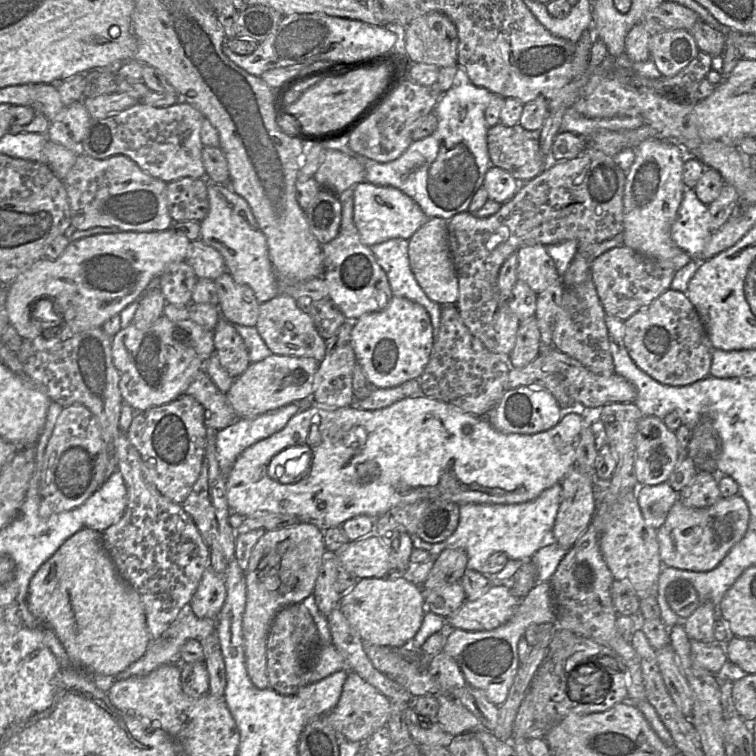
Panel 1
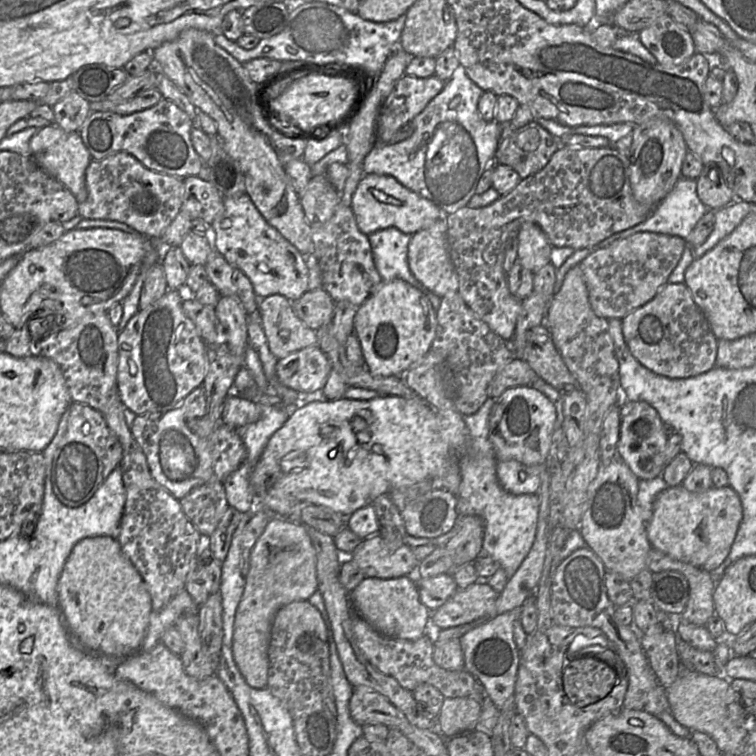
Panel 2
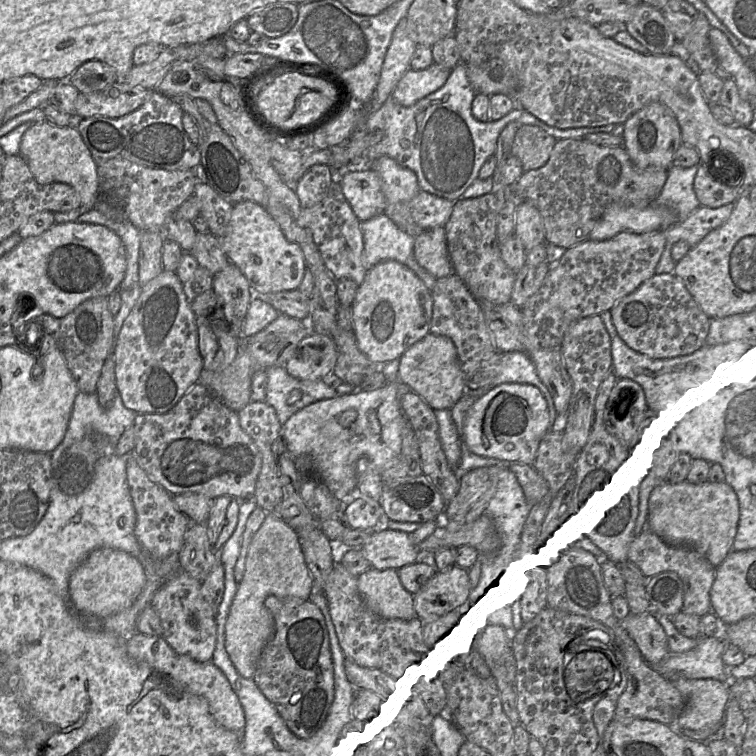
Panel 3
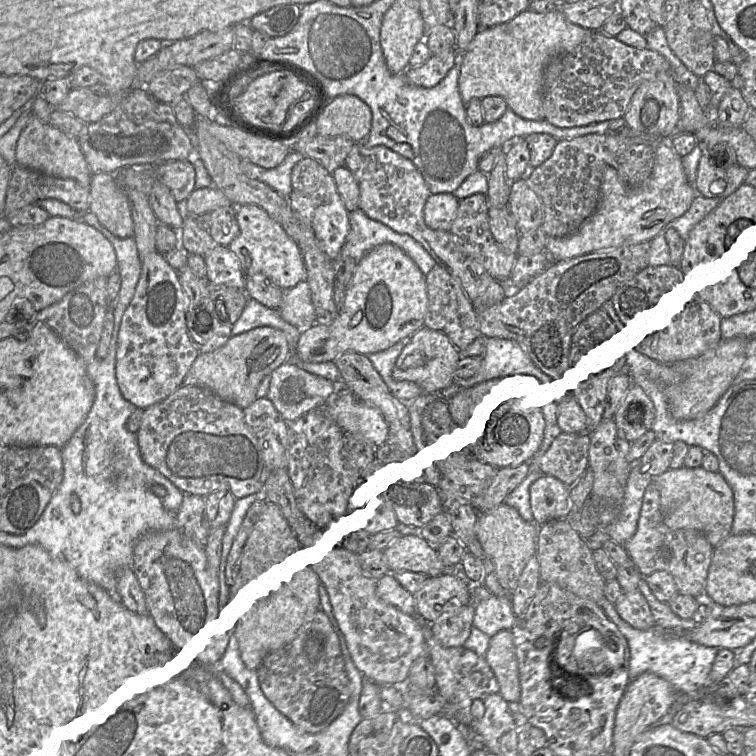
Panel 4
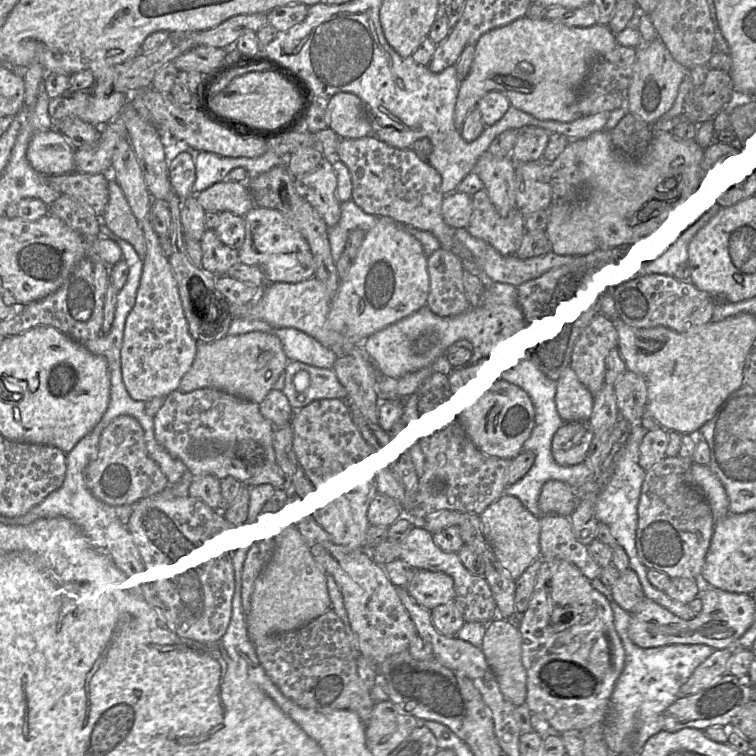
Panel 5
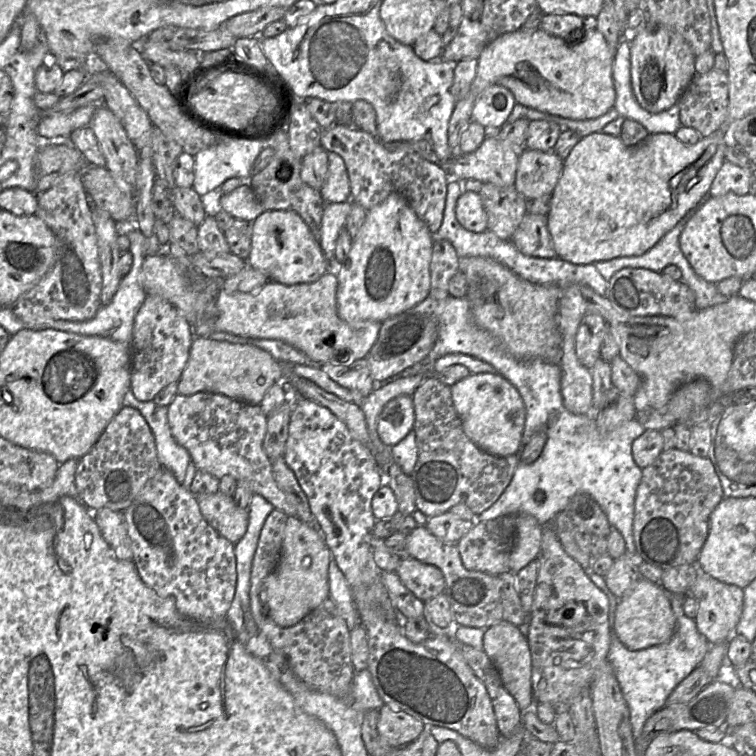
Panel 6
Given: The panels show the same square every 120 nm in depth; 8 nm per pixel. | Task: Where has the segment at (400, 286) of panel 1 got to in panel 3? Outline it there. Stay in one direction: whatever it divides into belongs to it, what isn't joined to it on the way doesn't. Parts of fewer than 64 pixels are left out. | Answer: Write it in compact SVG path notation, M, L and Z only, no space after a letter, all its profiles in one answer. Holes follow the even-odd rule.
M385 214L362 221L364 251L363 264L367 270L385 260L395 260L406 265L432 292L436 278L421 267L414 255L415 237L400 229Z

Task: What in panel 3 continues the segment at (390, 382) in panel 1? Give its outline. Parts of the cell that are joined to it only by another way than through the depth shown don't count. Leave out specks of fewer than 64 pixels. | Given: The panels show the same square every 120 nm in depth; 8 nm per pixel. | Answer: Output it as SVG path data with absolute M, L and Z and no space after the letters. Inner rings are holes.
M395 260L382 261L367 271L352 304L352 319L357 345L373 364L383 365L399 359L410 346L430 332L433 315L431 293L414 271Z

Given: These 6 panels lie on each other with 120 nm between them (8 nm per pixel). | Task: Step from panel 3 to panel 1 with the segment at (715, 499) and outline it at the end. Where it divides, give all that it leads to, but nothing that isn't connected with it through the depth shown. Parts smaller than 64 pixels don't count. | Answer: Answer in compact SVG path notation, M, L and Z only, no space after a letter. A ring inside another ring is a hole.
M740 496L721 497L706 508L691 508L677 500L665 522L657 529L657 541L662 563L668 567L705 572L716 568L731 548L745 535L750 518L746 501Z

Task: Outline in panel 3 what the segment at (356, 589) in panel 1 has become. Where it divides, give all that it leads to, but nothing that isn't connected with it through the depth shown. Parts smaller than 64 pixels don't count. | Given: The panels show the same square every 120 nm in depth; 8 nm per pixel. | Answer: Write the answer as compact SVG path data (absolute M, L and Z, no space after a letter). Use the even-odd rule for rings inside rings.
M370 570L358 582L366 606L377 616L405 622L419 619L414 596L404 588L398 573Z

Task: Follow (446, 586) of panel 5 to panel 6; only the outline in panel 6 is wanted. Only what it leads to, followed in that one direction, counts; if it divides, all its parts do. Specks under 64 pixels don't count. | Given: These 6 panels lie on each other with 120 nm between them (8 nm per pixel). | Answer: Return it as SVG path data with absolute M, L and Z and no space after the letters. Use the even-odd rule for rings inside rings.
M406 556L402 558L396 573L403 585L423 602L444 592L444 575L434 565Z

